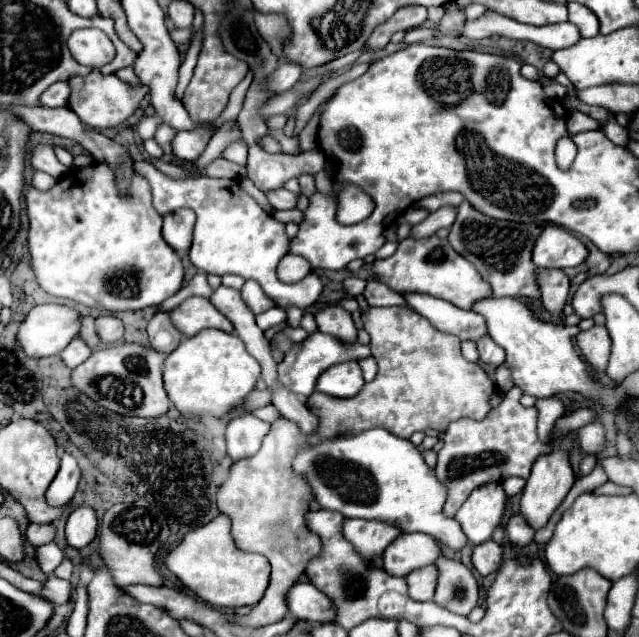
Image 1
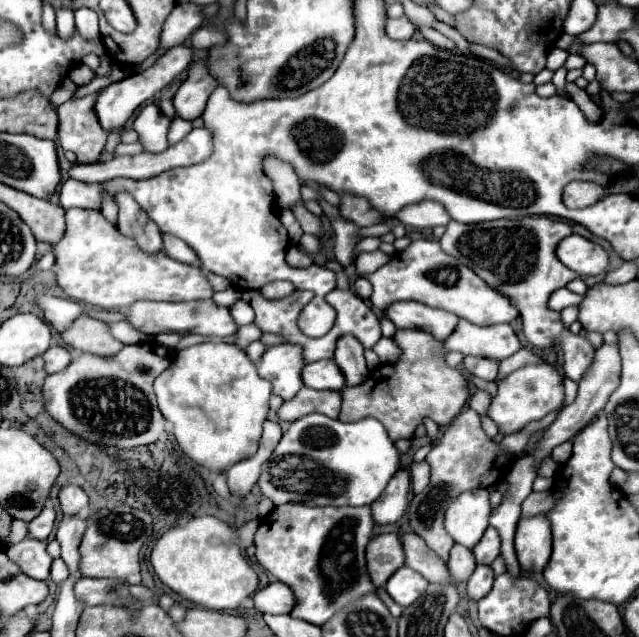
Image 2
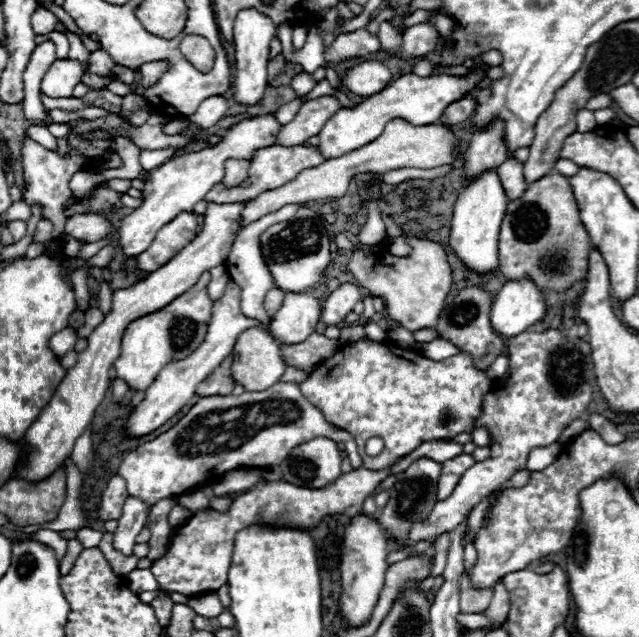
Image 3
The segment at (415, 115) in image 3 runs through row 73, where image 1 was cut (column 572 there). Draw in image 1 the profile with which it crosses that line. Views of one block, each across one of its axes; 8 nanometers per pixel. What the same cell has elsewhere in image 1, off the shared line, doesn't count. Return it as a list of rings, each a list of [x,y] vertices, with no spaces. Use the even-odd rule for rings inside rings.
[[[554,436],[554,452],[548,454],[548,456],[540,456],[534,466],[532,466],[532,474],[524,486],[524,492],[522,492],[522,500],[520,500],[520,516],[526,518],[528,526],[534,528],[534,530],[540,530],[548,524],[548,520],[552,518],[552,514],[558,510],[558,506],[564,502],[568,490],[572,488],[576,476],[574,476],[574,470],[570,468],[570,462],[568,462],[568,448],[570,448],[570,440],[568,436],[566,438],[556,438]]]

